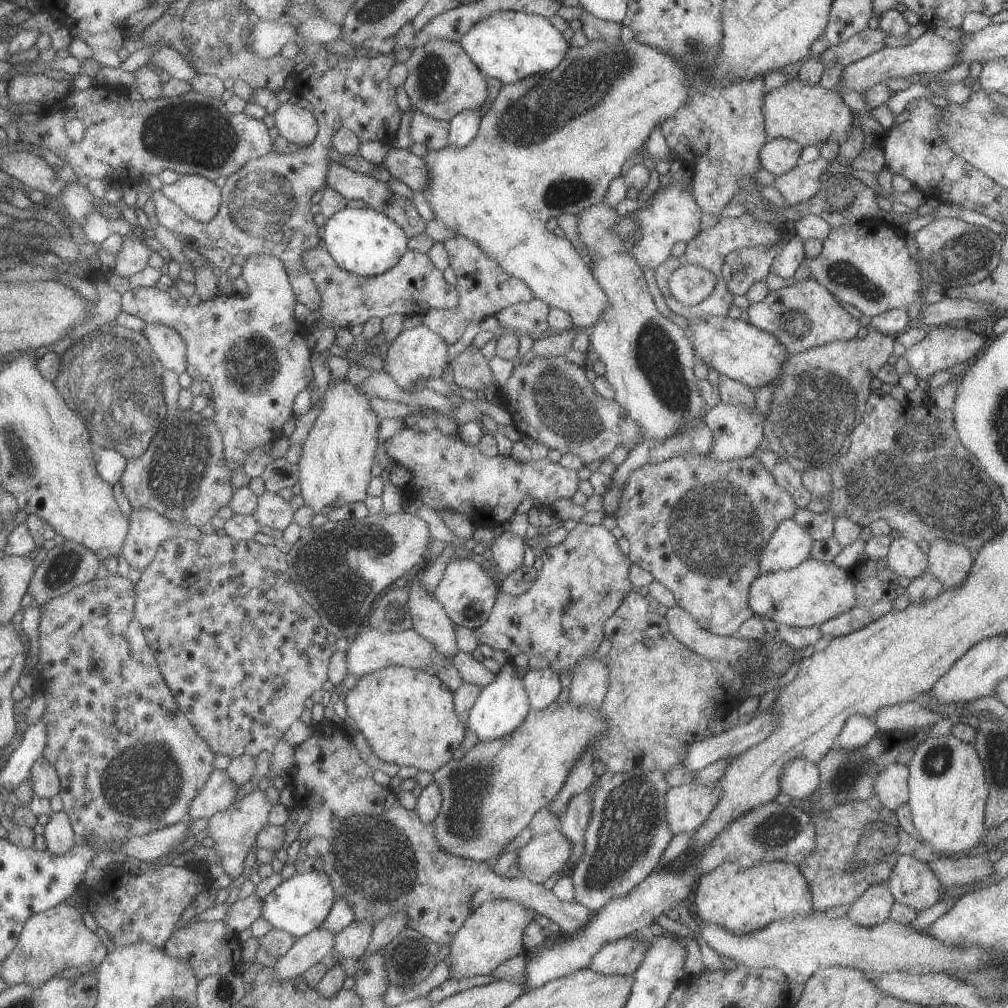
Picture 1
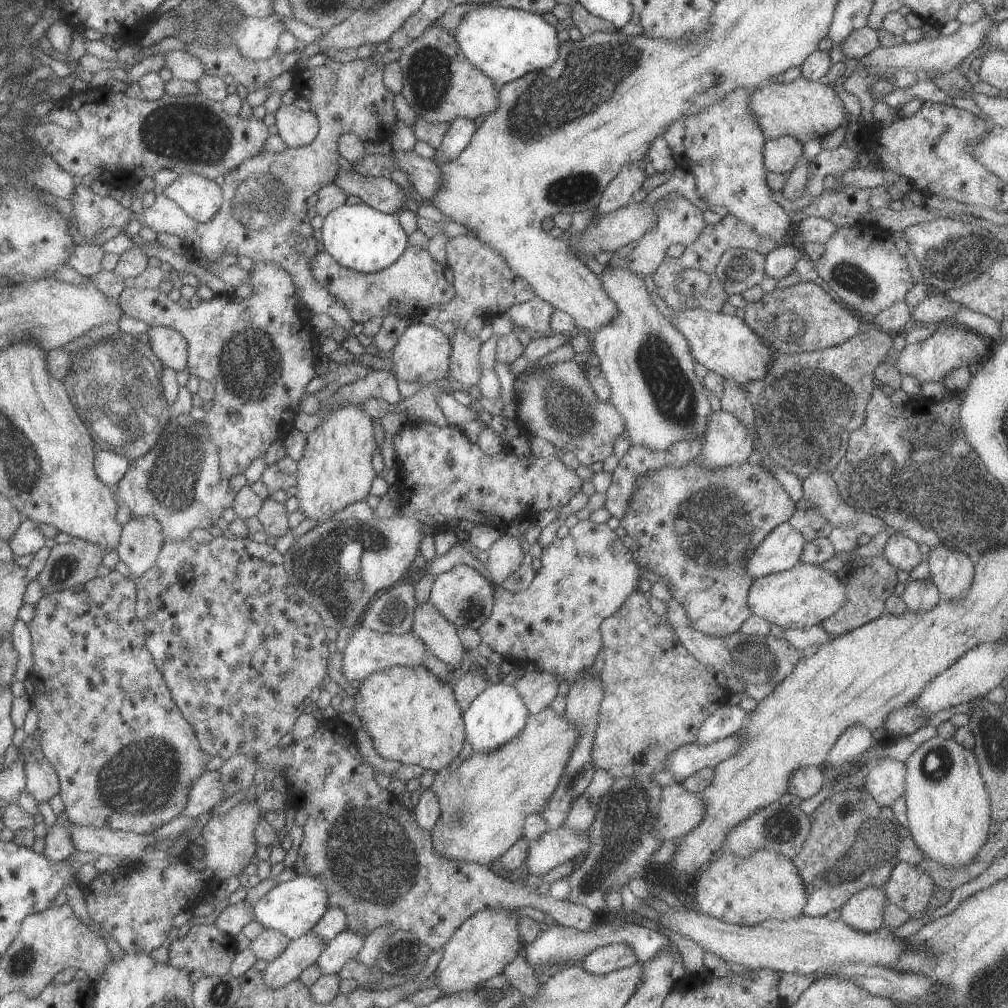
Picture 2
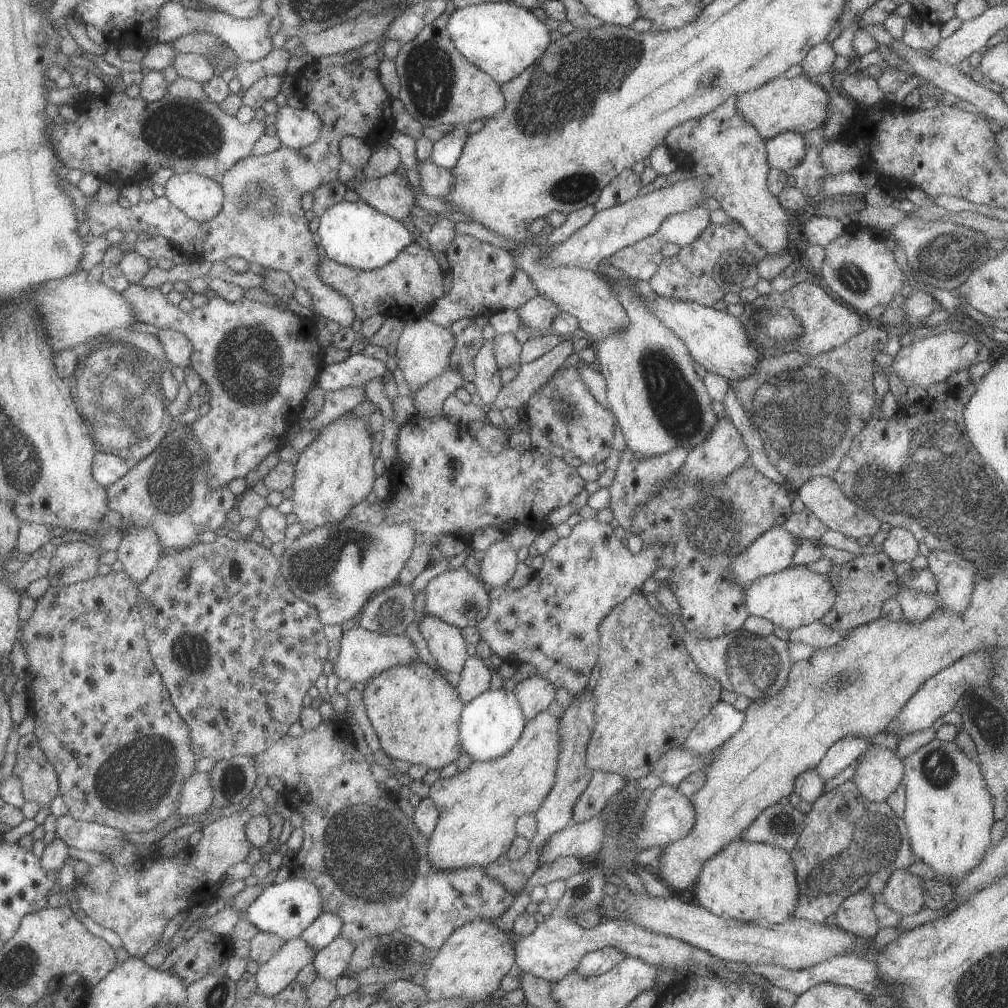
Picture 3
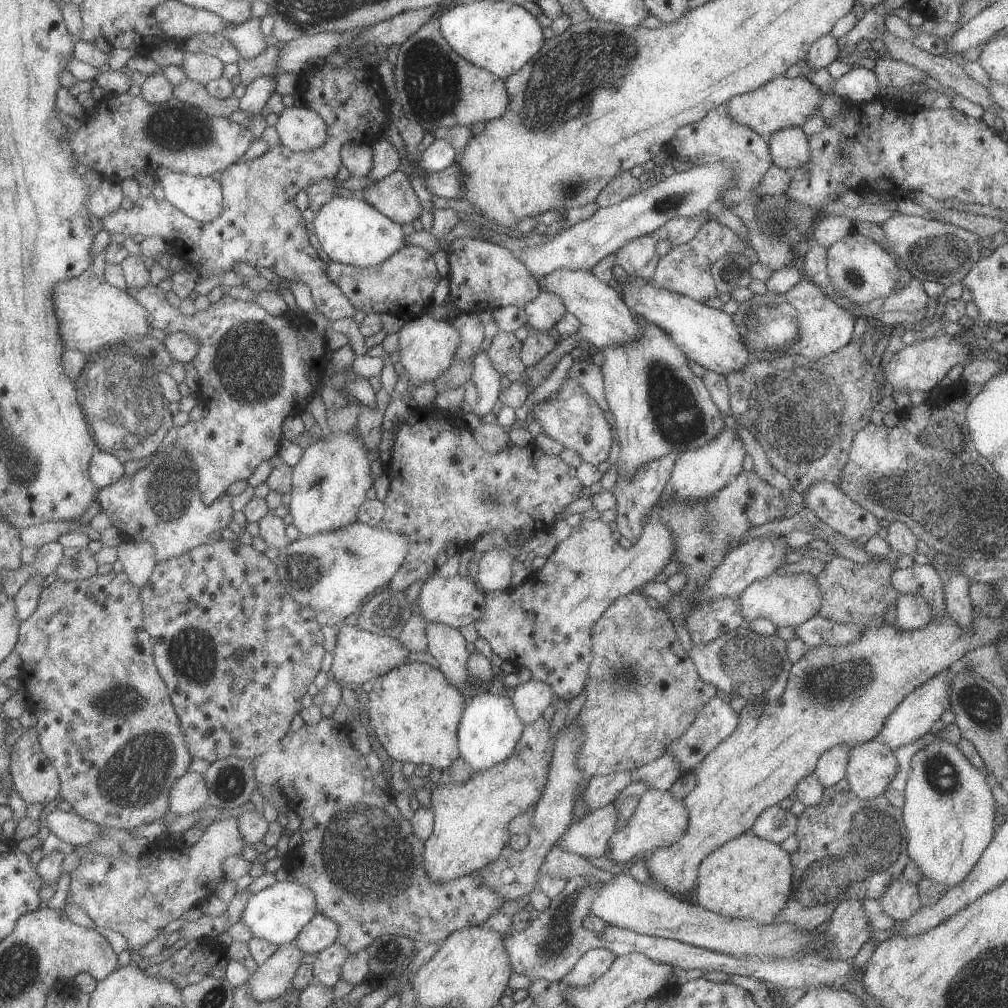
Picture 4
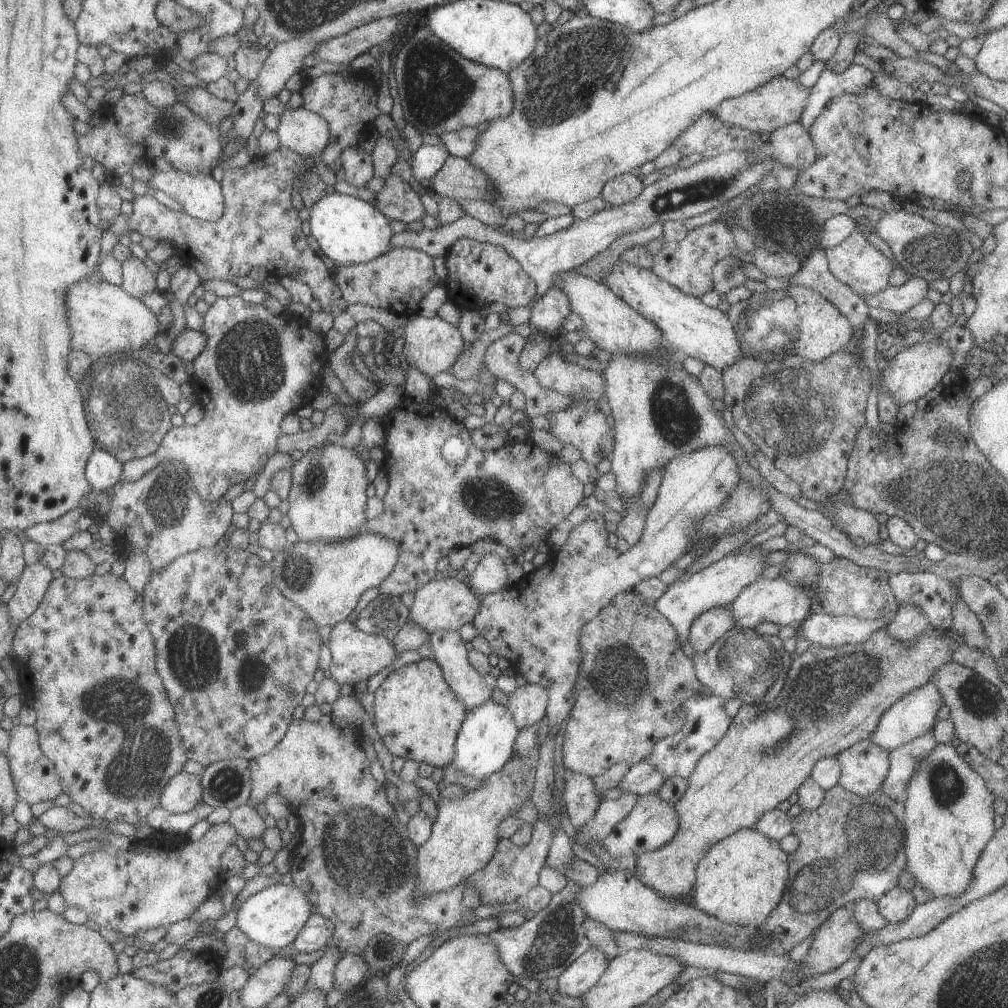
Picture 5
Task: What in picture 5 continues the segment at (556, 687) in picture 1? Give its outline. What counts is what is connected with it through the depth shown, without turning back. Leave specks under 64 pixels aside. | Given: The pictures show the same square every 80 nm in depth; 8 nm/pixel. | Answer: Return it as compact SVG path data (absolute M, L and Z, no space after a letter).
M526 683L509 694L507 707L519 729L538 723L549 703L548 690L534 683Z

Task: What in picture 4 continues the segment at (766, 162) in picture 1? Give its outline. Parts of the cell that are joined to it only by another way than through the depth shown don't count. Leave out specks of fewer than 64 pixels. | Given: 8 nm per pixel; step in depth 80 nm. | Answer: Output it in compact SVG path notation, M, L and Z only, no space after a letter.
M800 127L773 132L768 138L771 161L783 169L798 168L810 160L809 138Z

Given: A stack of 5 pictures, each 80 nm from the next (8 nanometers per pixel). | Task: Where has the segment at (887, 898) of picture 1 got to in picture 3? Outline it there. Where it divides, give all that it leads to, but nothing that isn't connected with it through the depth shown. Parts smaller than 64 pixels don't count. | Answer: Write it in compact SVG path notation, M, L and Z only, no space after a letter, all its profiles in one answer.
M858 891L848 896L835 912L837 925L861 939L872 939L881 929L873 906L878 896L870 891Z

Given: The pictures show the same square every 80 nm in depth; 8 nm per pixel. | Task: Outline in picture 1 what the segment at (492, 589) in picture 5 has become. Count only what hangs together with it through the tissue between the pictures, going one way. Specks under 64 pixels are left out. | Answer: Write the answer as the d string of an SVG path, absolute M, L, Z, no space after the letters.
M508 528L494 539L490 548L493 558L489 567L498 578L501 578L523 565L522 559L527 544L520 535L512 533Z

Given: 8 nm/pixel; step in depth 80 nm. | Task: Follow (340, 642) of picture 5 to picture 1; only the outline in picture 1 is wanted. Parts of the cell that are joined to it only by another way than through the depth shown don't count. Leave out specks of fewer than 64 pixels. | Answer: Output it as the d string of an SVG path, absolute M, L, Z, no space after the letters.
M364 627L360 634L350 642L347 648L347 670L356 678L386 668L390 665L404 665L408 668L422 669L430 674L437 674L441 668L453 662L453 658L442 655L429 640L422 638L413 628L397 633Z

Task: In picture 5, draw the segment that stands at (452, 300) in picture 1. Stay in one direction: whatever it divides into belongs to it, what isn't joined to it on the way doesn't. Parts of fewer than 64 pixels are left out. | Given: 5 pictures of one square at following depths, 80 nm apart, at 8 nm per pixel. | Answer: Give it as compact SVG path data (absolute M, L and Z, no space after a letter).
M396 247L367 263L338 265L331 272L349 305L360 303L406 317L416 315L422 298L442 282L434 271L433 259L418 249Z

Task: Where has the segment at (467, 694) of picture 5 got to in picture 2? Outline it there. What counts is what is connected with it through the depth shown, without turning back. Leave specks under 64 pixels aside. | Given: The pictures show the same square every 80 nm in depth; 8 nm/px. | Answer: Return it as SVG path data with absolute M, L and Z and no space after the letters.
M430 599L420 604L417 602L412 630L437 659L449 664L453 670L460 664L465 648L458 636L457 626Z

